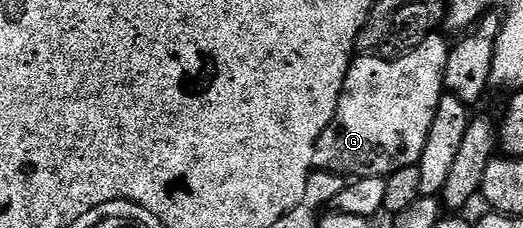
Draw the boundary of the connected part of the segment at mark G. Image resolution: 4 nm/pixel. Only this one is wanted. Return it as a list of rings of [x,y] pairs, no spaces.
[[[436,32],[428,36],[413,53],[403,58],[361,58],[356,57],[345,76],[343,91],[337,104],[333,120],[321,132],[313,148],[313,167],[329,174],[342,174],[348,179],[388,178],[401,168],[418,163],[433,124],[435,105],[443,97],[443,73],[447,63],[449,42]]]

